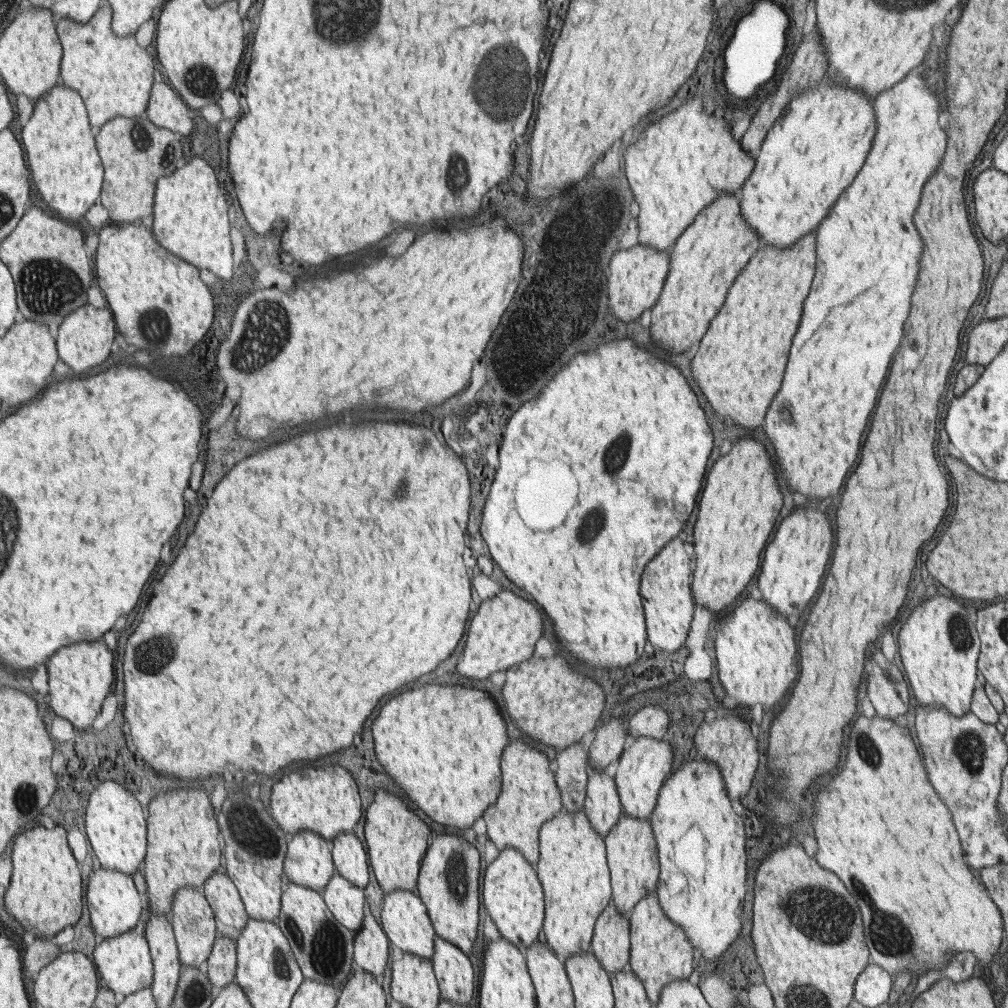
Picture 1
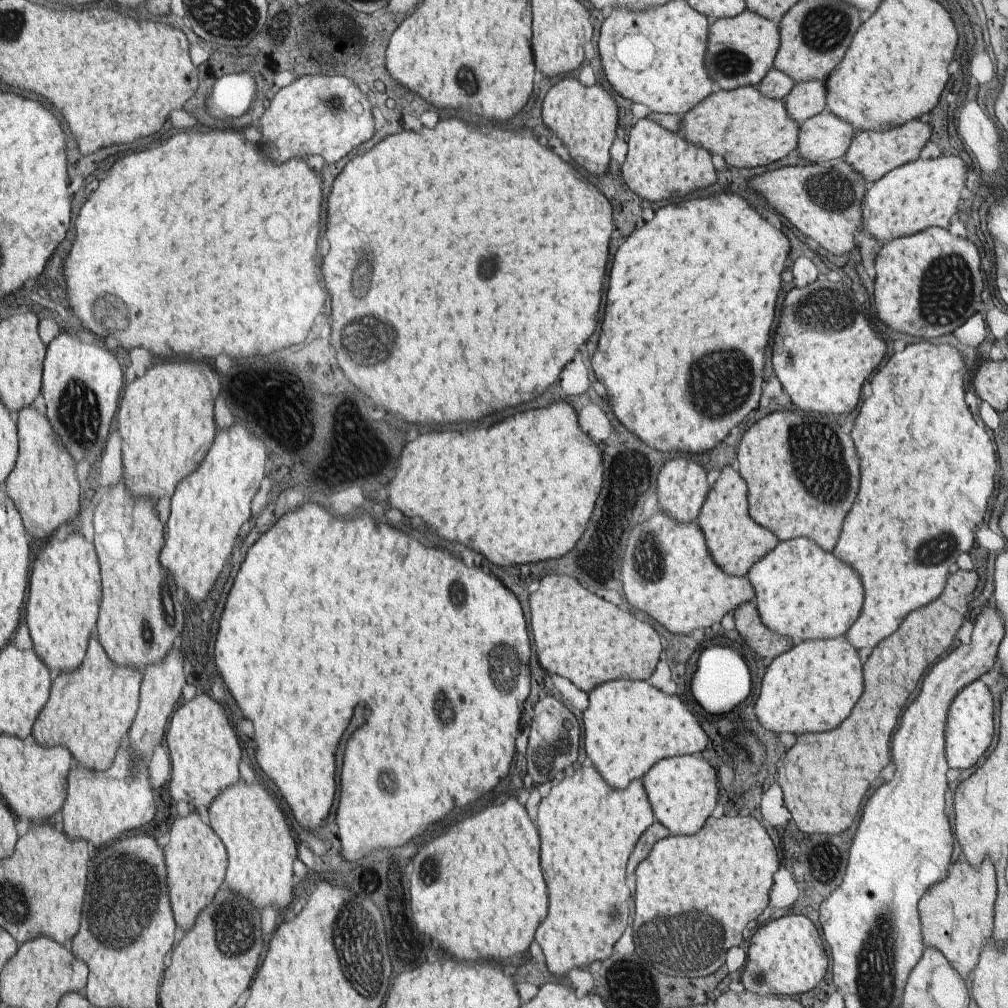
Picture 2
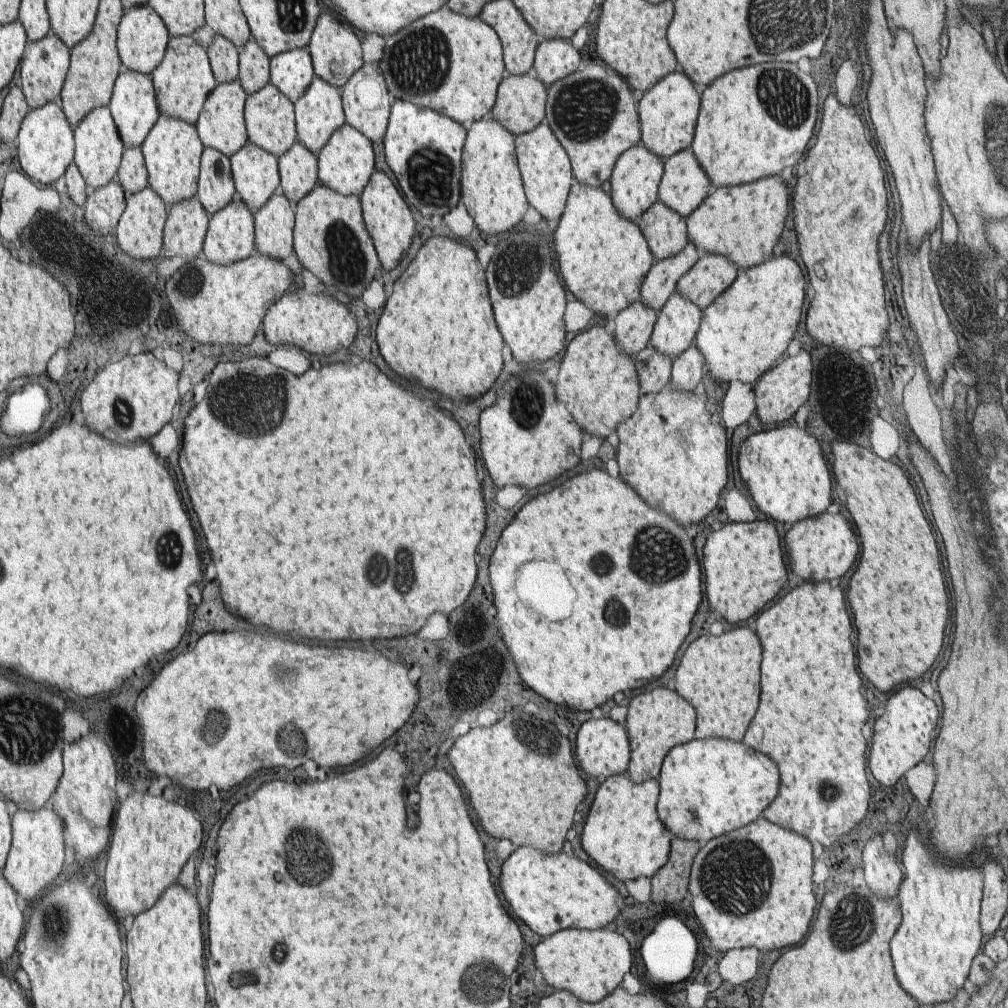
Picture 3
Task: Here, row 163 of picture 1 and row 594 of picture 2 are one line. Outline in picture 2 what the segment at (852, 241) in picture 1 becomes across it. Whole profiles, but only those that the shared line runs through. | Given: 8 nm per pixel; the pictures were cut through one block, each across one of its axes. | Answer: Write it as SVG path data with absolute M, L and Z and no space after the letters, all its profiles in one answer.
M920 341L920 344L913 344L912 346L908 345L902 352L896 352L886 362L886 365L874 374L874 378L870 382L872 395L862 402L860 412L856 416L856 424L854 424L854 430L852 430L852 440L856 444L858 458L860 458L860 490L858 490L858 498L856 498L852 510L844 518L840 538L838 538L832 552L838 560L842 560L844 564L848 564L850 568L854 568L858 572L862 588L864 588L864 604L860 616L845 634L846 640L856 650L858 648L874 648L881 640L884 640L890 634L894 634L908 614L926 606L932 600L937 600L944 592L946 580L949 573L952 572L950 568L954 566L954 569L956 569L957 564L954 564L954 562L958 560L958 556L968 552L974 546L974 526L978 522L984 522L984 516L986 516L986 510L988 510L988 504L990 504L990 496L994 492L994 476L996 476L996 470L998 470L998 454L996 454L996 448L994 448L990 436L986 434L984 428L978 428L974 416L970 414L970 410L966 406L964 376L966 376L964 358L954 346L930 344L926 341Z

